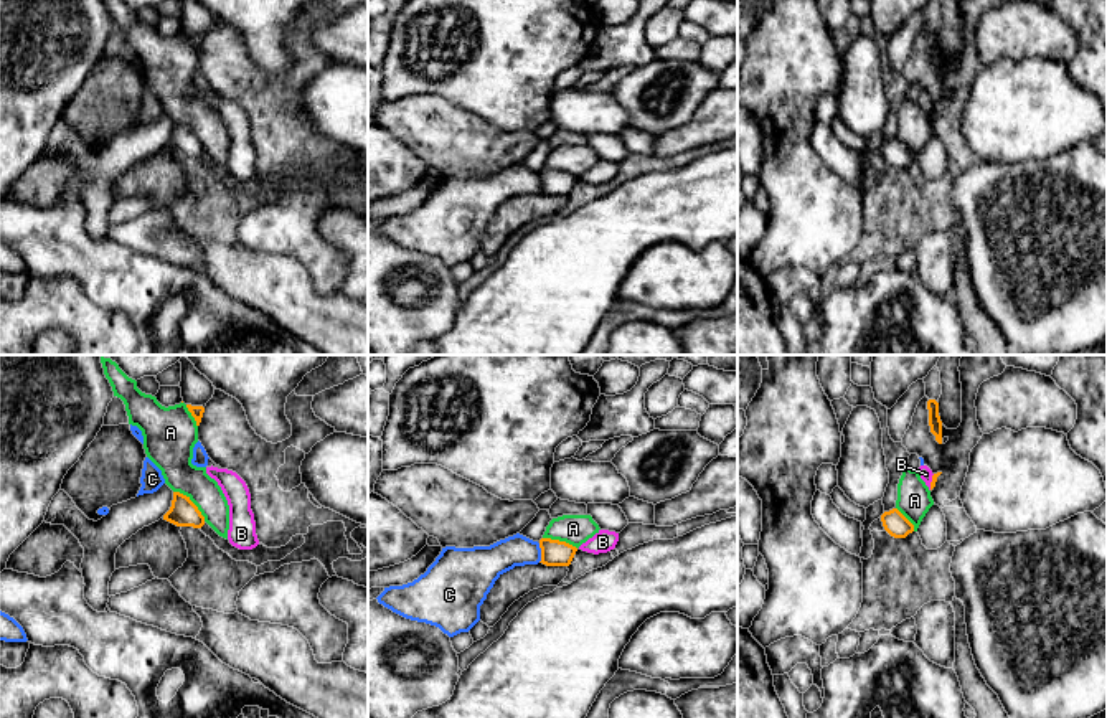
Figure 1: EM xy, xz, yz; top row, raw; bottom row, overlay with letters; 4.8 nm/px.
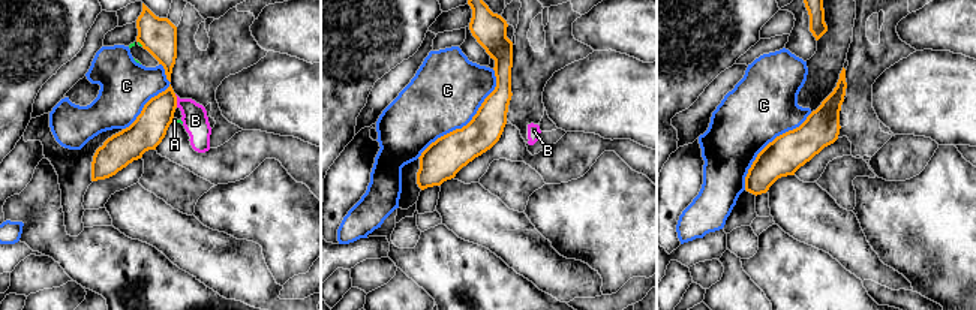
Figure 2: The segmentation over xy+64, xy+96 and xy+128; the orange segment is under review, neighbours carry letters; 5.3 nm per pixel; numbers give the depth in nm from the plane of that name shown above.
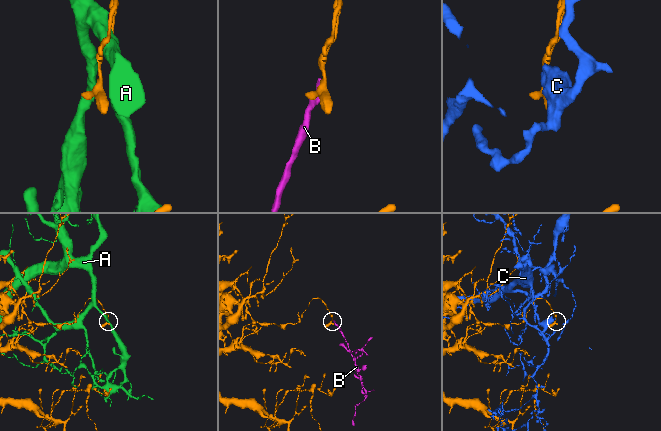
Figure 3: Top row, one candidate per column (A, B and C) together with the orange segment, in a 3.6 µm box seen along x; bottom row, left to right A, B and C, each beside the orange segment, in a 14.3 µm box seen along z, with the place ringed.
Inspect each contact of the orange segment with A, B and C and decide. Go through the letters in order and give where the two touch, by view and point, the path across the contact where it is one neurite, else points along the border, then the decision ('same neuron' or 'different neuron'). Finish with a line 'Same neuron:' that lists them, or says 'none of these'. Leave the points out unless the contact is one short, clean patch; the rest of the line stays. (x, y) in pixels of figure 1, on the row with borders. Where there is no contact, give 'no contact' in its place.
A: meets orange in xy at (192, 502); different neuron
B: meets orange in yz at (931, 482); border along yz (934, 474), (929, 489); different neuron
C: meets orange in xz at (541, 553); different neuron
Same neuron: none of these

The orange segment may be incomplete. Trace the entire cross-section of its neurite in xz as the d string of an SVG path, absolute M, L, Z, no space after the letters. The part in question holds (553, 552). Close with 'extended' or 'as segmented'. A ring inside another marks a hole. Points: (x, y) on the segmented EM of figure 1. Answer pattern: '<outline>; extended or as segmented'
M541 538L541 561L546 566L569 566L577 548L559 540Z; as segmented

